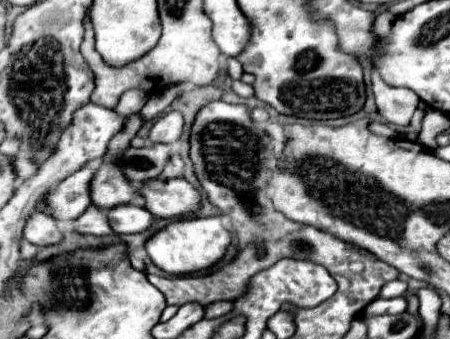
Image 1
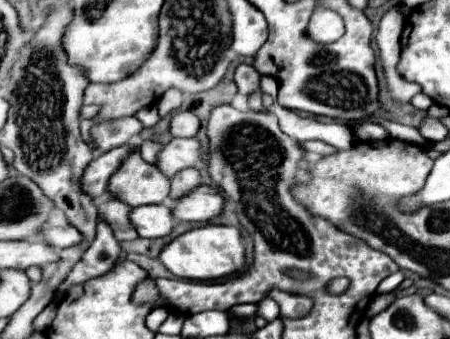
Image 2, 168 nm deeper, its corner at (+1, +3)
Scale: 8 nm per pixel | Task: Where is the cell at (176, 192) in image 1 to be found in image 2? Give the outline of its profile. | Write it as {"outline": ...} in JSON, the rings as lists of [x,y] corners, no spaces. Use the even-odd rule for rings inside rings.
{"outline":[[[200,185],[190,193],[186,193],[184,197],[172,201],[170,211],[172,211],[172,217],[178,221],[206,223],[222,211],[222,201],[224,199],[218,193],[218,189]]]}

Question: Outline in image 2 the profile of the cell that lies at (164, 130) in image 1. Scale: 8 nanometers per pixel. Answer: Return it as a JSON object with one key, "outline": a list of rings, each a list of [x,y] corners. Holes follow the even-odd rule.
{"outline":[[[176,111],[170,117],[168,131],[172,137],[194,137],[200,129],[200,121],[190,111]]]}

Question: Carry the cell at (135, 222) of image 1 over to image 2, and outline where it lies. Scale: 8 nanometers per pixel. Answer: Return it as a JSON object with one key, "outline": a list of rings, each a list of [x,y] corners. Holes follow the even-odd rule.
{"outline":[[[164,203],[150,205],[150,207],[134,207],[130,211],[130,221],[136,227],[138,235],[148,237],[148,239],[168,235],[174,225],[170,209]]]}

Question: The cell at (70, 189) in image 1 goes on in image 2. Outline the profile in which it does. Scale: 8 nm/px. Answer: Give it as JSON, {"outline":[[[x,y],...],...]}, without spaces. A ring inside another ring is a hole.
{"outline":[[[122,145],[122,147],[116,147],[112,151],[106,151],[106,153],[98,155],[92,163],[88,163],[88,167],[84,169],[84,173],[80,177],[82,191],[86,195],[90,195],[90,199],[98,199],[100,195],[104,195],[106,183],[108,183],[110,175],[118,169],[118,165],[122,163],[122,159],[132,149],[136,149],[136,147],[134,145]]]}

